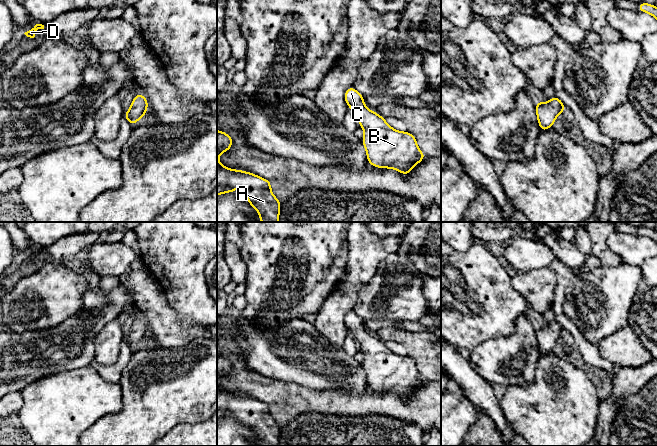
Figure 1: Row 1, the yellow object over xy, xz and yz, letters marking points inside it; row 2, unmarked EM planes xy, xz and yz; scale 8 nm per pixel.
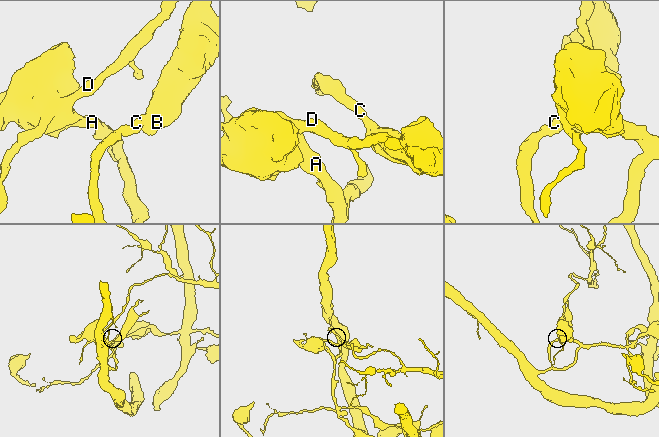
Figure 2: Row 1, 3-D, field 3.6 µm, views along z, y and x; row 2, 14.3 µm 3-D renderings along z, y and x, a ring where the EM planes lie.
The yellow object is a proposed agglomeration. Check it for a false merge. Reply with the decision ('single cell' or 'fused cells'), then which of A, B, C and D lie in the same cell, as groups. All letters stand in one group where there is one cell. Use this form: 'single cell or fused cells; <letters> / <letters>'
single cell; A B C D

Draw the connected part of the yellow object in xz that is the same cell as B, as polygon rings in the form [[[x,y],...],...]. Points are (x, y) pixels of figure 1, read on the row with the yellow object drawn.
[[[354,87],[345,92],[348,108],[354,110],[359,125],[364,130],[362,142],[369,164],[390,168],[407,175],[426,156],[419,149],[416,138],[389,126],[384,117],[364,105],[364,97]]]

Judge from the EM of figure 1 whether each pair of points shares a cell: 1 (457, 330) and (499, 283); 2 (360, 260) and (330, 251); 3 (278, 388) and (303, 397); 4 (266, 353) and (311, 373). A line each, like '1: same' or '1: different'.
1: same
2: different
3: same
4: same

